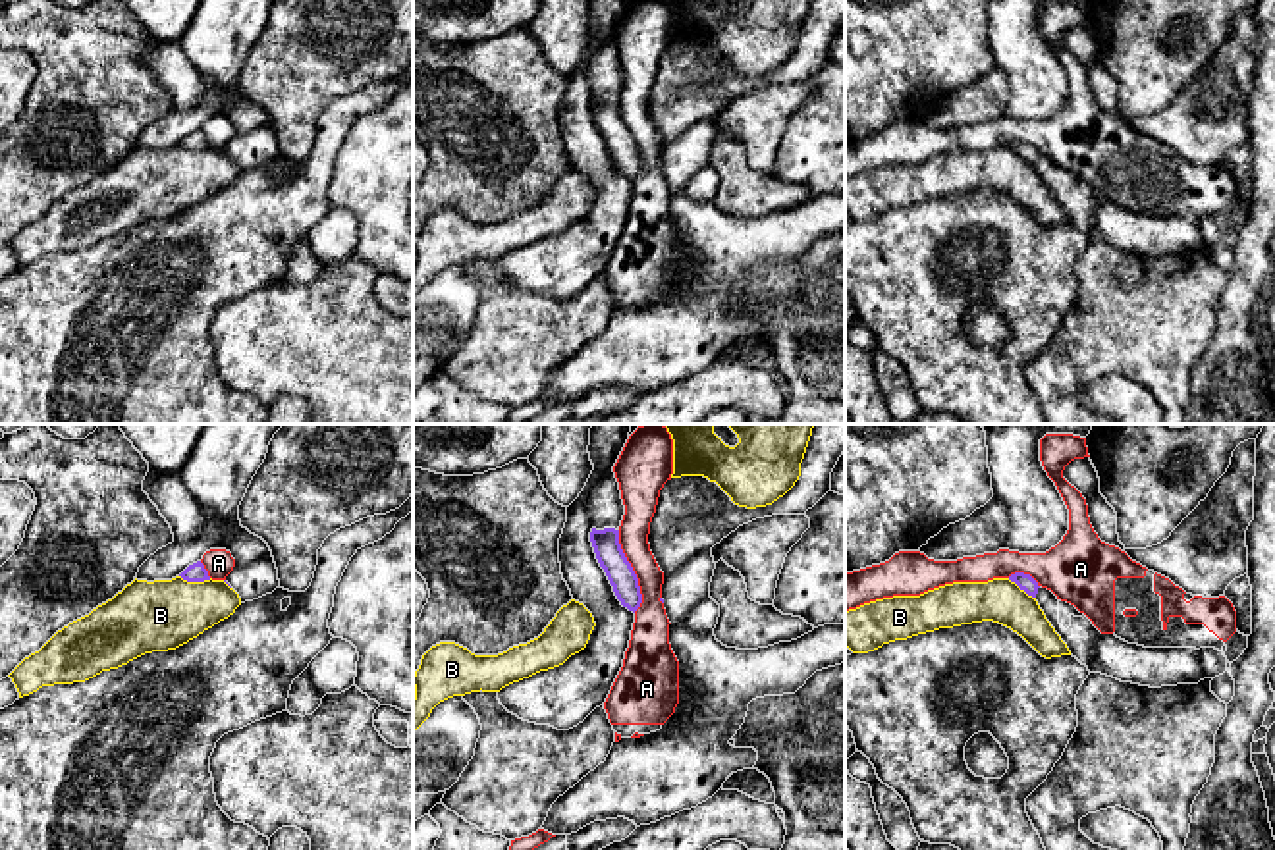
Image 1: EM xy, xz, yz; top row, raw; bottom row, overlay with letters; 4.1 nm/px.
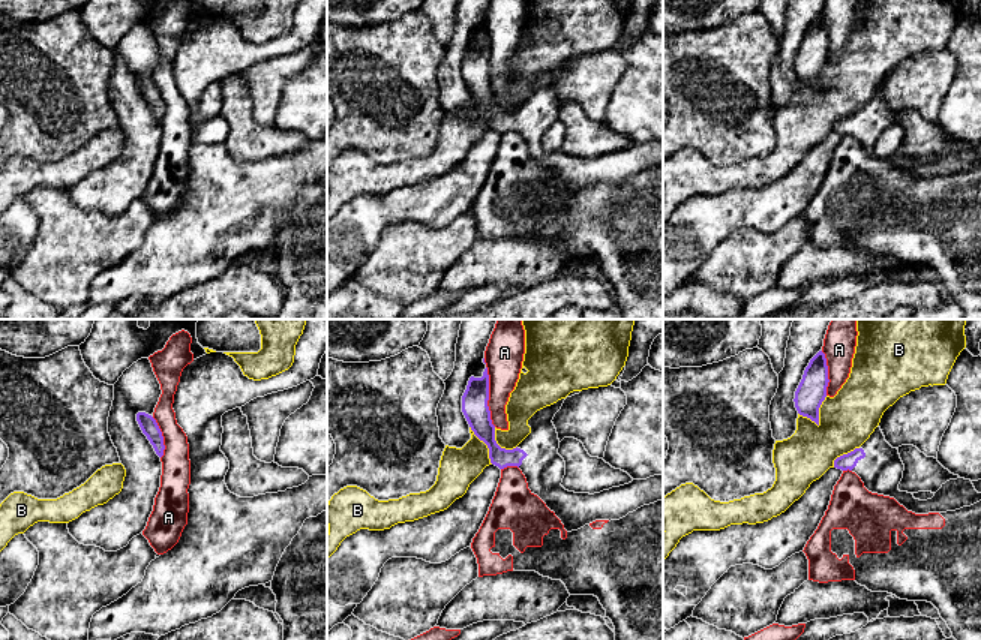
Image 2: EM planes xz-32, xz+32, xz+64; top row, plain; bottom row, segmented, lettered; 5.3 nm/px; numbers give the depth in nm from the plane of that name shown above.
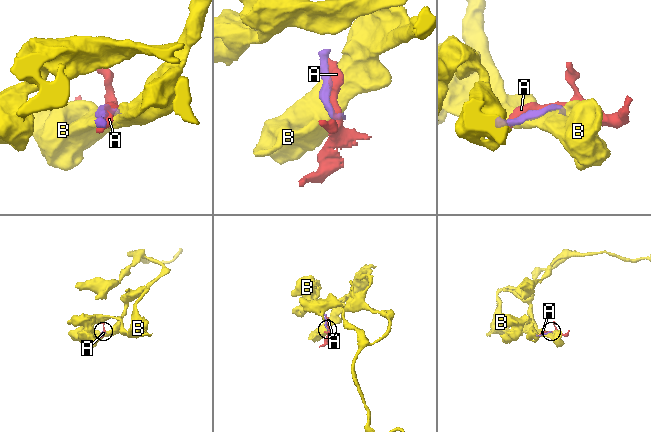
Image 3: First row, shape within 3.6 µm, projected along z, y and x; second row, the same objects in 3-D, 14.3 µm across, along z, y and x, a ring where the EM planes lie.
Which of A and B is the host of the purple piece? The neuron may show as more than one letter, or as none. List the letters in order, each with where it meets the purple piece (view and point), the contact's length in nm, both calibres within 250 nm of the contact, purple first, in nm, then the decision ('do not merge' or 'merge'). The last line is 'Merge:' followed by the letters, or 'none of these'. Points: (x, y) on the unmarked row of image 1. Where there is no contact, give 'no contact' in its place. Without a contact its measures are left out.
A: xz (633, 139) | 360 nm | 120/150 nm | do not merge
B: xy (195, 149) | 140 nm | 80/300 nm | do not merge
Merge: none of these

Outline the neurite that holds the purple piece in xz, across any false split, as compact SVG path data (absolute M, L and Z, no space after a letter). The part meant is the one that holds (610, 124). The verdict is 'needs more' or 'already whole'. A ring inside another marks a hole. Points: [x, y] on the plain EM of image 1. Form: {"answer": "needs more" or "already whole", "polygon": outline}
{"answer": "needs more", "polygon": "M590 0L590 29L594 39L567 75L567 91L559 106L561 143L575 170L594 185L594 199L584 218L563 233L540 239L498 260L500 272L523 289L569 299L604 274L625 227L635 179L642 172L638 146L619 112L619 94L625 83L619 50L613 35L629 8L629 0Z"}

